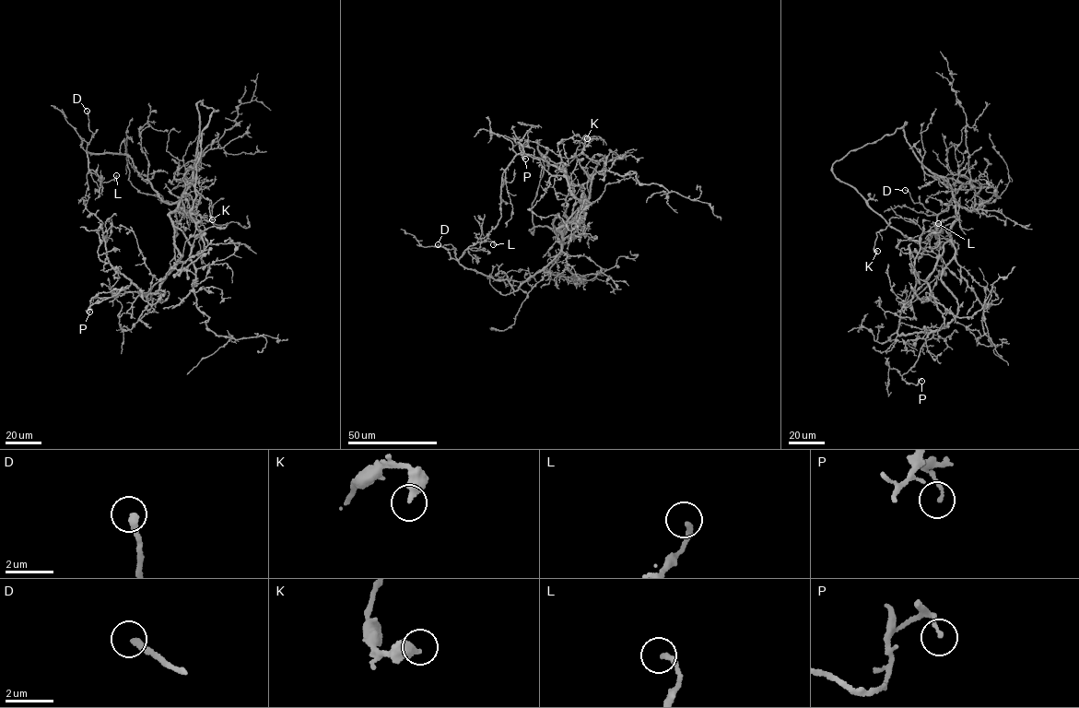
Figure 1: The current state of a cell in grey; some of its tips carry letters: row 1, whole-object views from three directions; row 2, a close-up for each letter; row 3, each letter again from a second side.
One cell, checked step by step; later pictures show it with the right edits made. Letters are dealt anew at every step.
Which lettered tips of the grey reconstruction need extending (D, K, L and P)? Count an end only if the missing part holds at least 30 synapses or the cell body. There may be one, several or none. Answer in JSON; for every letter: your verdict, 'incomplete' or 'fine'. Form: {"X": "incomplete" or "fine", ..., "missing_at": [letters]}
{"D": "fine", "K": "fine", "L": "fine", "P": "fine", "missing_at": []}

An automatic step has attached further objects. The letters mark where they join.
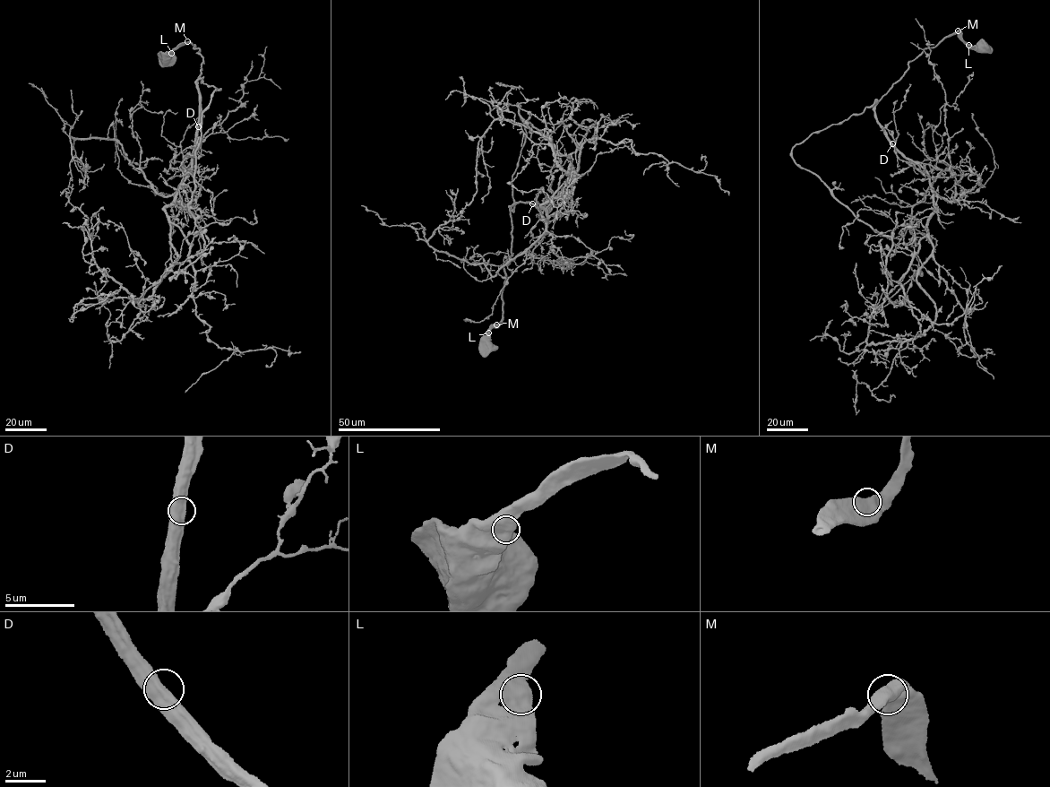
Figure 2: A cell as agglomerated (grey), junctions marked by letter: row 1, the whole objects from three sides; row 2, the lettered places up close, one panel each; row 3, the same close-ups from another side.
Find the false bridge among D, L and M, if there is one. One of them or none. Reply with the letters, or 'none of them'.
none of them

